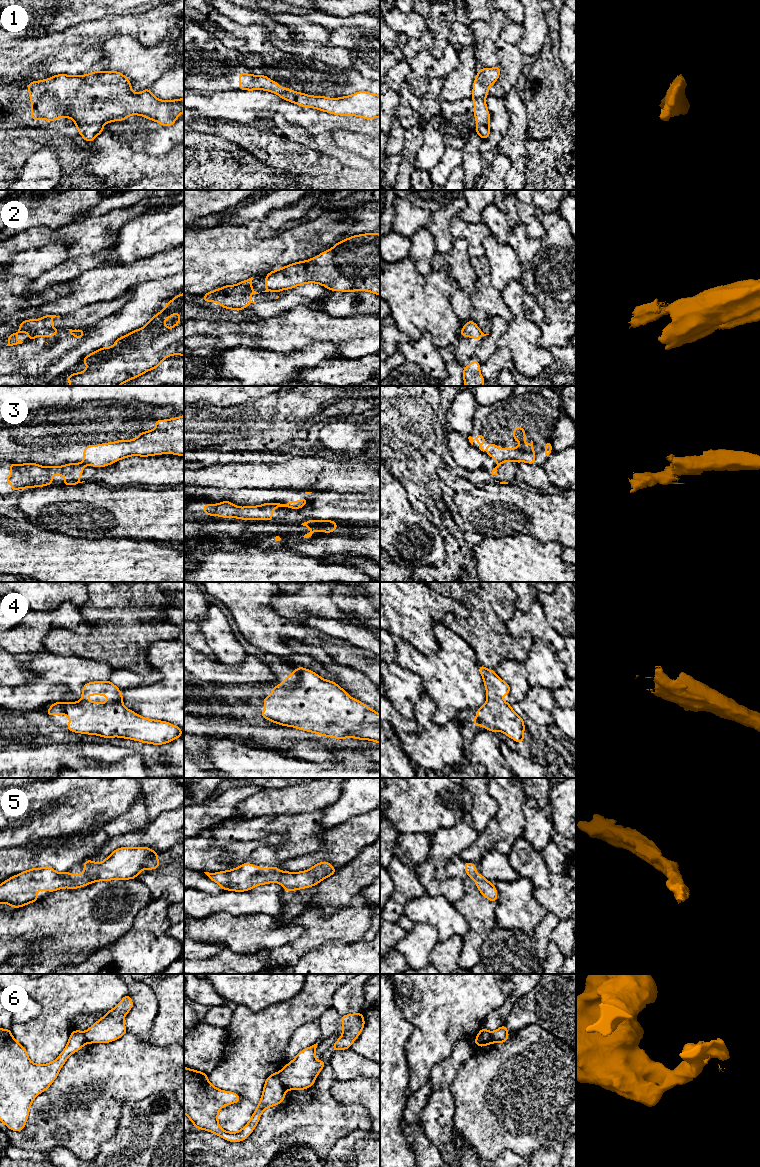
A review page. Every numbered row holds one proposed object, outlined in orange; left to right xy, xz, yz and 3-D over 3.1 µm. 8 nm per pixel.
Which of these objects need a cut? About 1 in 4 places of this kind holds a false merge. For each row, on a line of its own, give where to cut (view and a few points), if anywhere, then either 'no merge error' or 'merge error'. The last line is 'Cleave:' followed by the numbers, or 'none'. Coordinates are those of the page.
1: cut none; no merge error
2: cut xz (274, 290), (278, 291); merge error
3: cut yz (501, 462), (498, 464); merge error
4: cut none; no merge error
5: cut none; no merge error
6: cut yz (491, 1032), (486, 1043), (478, 1043), (476, 1045); merge error
Cleave: 2, 3, 6

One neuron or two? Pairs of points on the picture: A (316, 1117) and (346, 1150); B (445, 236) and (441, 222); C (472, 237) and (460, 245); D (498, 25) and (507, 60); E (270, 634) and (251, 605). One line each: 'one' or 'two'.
A: two
B: one
C: two
D: two
E: one

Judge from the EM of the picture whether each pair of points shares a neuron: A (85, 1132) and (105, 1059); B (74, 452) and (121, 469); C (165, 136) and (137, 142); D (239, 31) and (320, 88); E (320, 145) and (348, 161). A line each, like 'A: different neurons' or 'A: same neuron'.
A: same neuron
B: different neurons
C: same neuron
D: same neuron
E: same neuron

